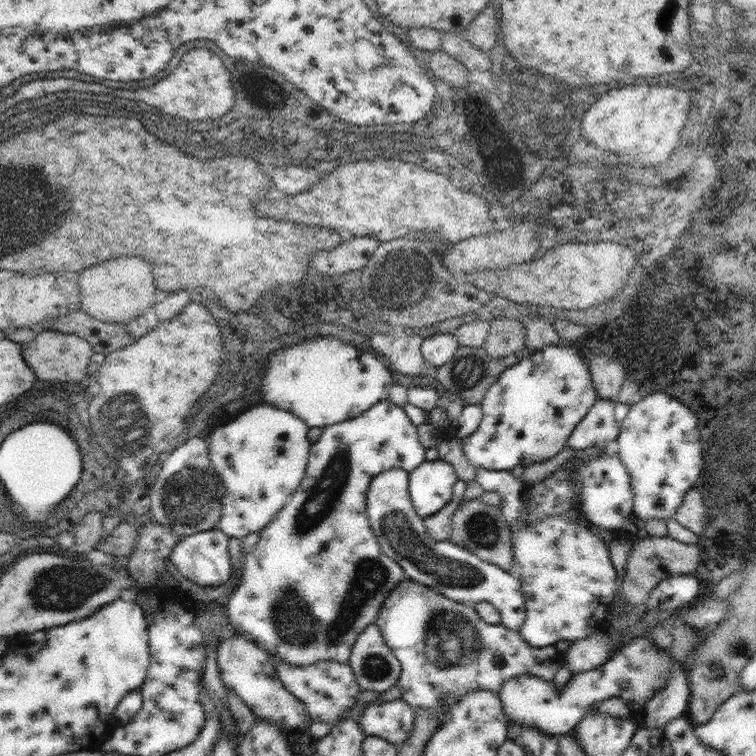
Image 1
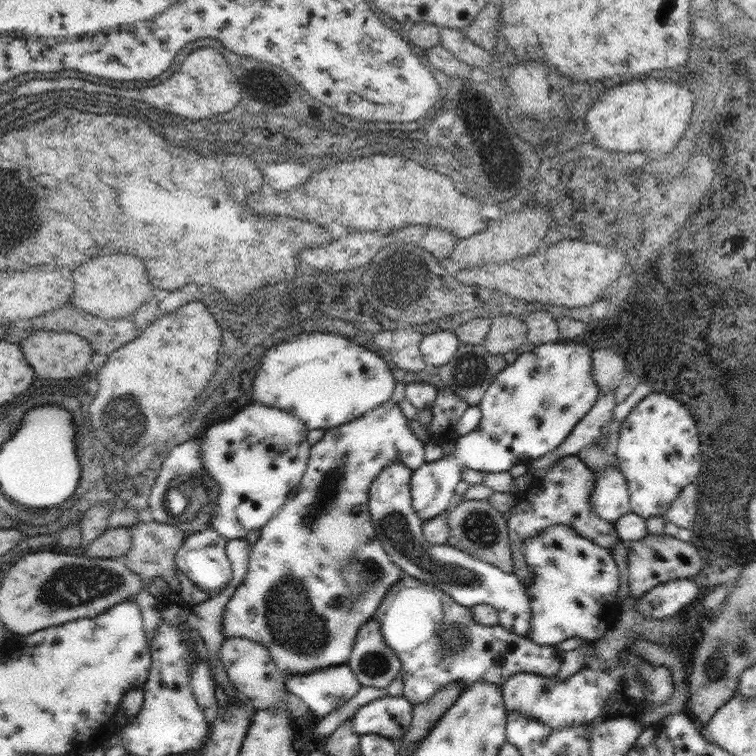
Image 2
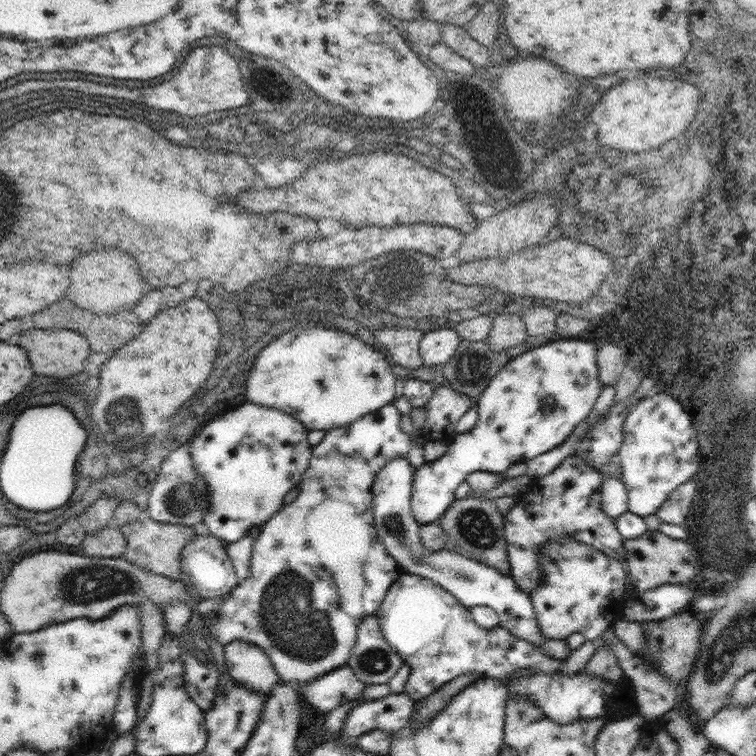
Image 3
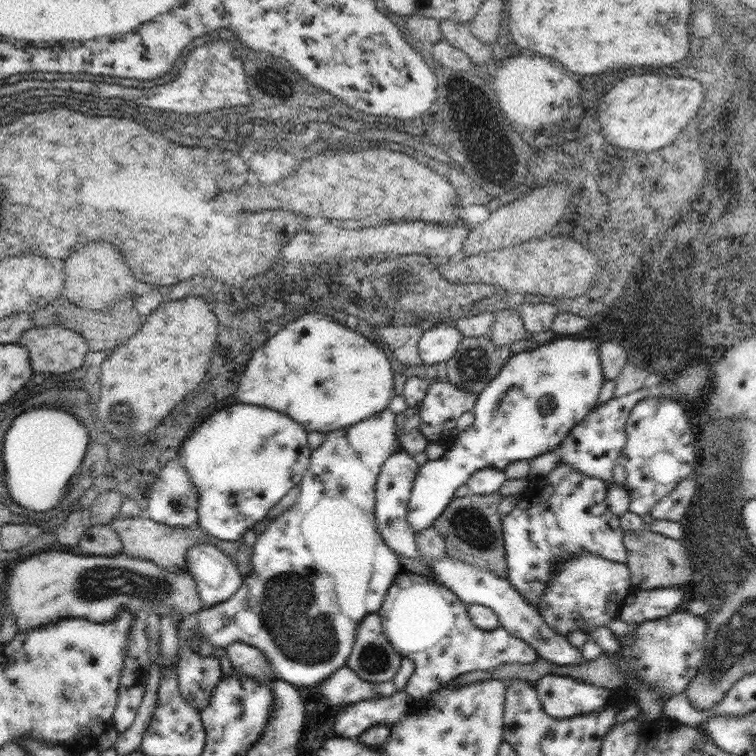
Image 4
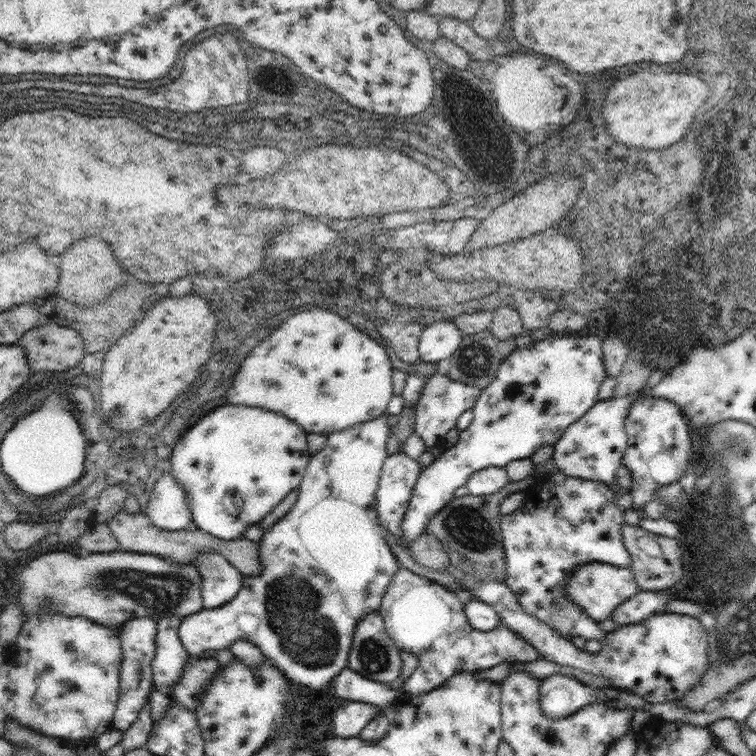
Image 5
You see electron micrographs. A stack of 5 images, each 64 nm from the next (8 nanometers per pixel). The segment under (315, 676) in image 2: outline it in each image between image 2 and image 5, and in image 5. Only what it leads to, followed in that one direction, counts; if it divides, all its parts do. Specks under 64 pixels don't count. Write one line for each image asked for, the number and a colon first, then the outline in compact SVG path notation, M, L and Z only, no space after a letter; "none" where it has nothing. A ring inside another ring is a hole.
3: M341 666L329 672L327 676L321 676L317 680L311 680L309 684L299 684L293 688L303 704L311 704L319 712L329 714L337 706L359 700L365 690L365 684L361 684L361 680L357 680L347 666Z
4: M347 666L339 668L337 672L333 672L333 676L329 676L329 680L323 680L323 684L317 686L317 690L321 690L319 698L323 696L327 704L333 704L337 710L343 706L351 706L357 702L365 702L365 700L377 700L375 696L375 684L369 684L361 678L357 678L355 672L351 672Z
5: M343 668L343 672L331 680L333 696L337 704L347 704L347 702L363 702L363 704L373 704L375 708L387 708L399 690L389 690L387 684L379 684L375 680L367 680L357 672L351 672L349 668Z

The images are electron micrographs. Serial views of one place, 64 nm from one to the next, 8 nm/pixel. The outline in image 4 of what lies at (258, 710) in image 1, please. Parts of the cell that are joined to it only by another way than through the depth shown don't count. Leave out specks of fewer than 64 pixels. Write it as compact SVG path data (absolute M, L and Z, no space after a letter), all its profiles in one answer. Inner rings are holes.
M233 642L229 648L225 648L225 656L231 662L233 672L253 678L259 684L273 684L273 676L269 672L269 662L265 660L263 652L251 644Z

